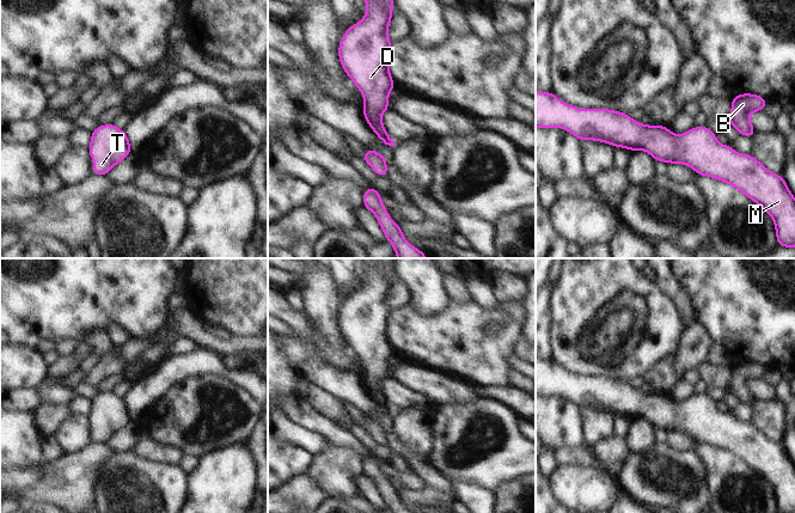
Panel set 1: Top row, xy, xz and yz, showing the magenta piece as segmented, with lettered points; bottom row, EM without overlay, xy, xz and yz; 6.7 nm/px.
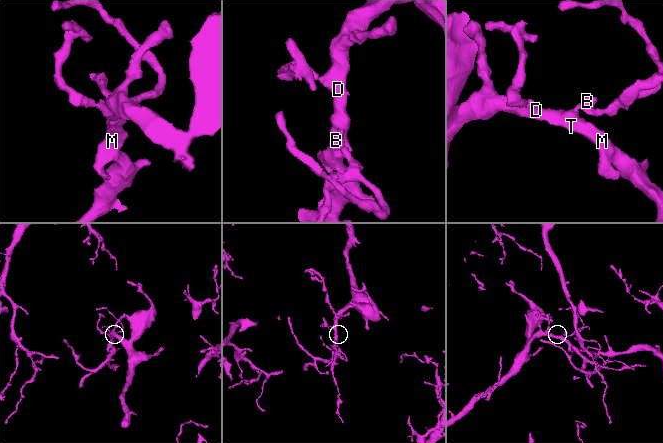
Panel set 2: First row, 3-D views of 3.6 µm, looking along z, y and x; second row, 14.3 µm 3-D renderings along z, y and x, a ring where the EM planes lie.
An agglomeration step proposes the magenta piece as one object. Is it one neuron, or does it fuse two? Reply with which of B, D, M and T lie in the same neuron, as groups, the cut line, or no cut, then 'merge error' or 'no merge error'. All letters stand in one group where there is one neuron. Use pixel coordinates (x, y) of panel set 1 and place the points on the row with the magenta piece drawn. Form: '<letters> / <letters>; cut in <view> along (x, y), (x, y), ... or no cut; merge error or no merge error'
B D M T; no cut; no merge error

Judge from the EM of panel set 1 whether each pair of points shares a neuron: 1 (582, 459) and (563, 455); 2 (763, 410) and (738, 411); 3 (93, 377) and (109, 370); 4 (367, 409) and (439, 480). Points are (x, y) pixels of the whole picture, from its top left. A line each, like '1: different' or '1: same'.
1: same
2: different
3: same
4: same

